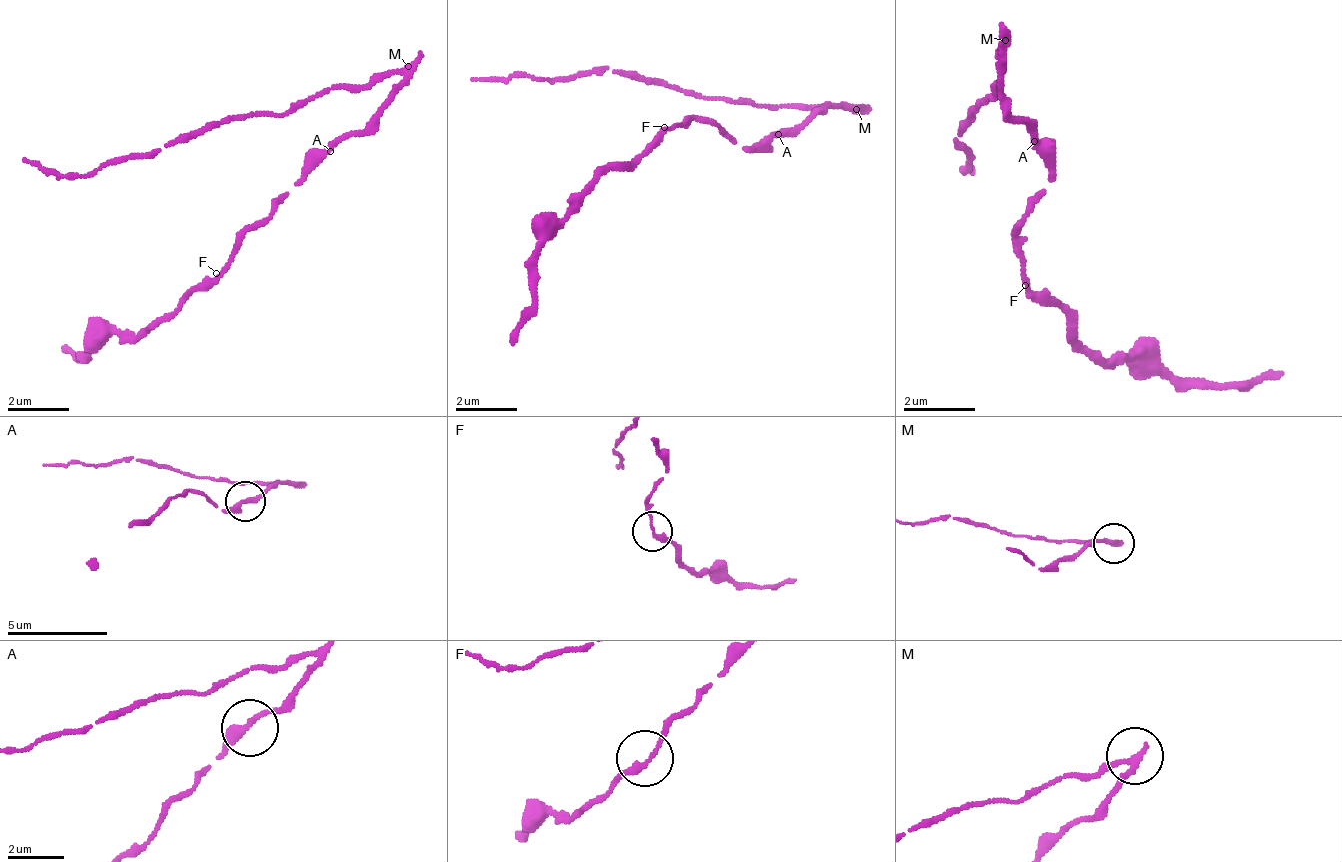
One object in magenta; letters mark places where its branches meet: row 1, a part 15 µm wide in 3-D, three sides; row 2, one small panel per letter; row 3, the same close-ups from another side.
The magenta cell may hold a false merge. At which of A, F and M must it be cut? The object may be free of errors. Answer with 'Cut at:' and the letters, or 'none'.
Cut at: M

